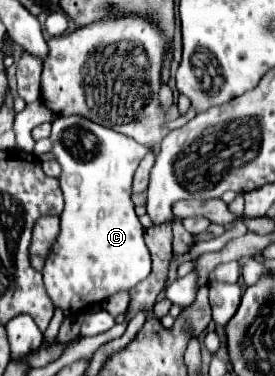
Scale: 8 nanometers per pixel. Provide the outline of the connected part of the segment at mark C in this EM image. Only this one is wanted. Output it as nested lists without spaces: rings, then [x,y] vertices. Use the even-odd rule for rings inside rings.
[[[59,114],[53,120],[53,130],[49,138],[53,142],[51,154],[61,164],[59,184],[63,190],[65,205],[61,214],[61,232],[45,262],[43,278],[49,298],[53,300],[53,304],[65,308],[67,318],[87,308],[91,302],[103,302],[107,296],[119,290],[131,290],[141,280],[145,280],[147,274],[151,274],[151,256],[143,242],[145,230],[137,220],[131,202],[131,180],[141,158],[147,154],[147,148],[115,130],[103,128],[77,114]]]

